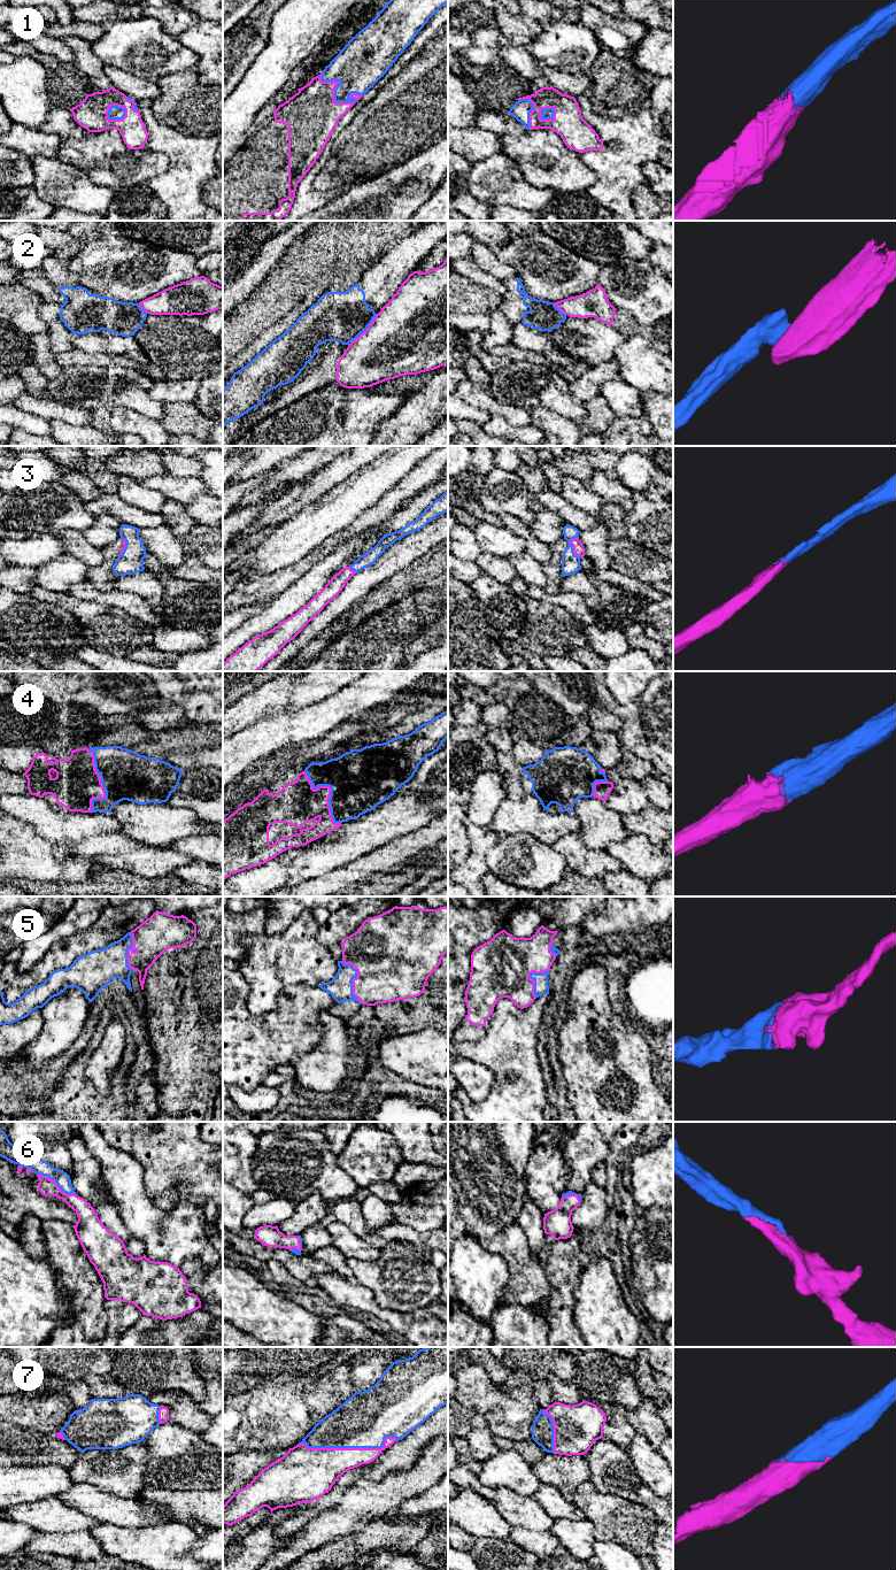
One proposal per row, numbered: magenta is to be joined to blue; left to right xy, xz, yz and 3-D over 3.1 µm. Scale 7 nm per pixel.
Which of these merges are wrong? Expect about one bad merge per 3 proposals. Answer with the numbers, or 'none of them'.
2

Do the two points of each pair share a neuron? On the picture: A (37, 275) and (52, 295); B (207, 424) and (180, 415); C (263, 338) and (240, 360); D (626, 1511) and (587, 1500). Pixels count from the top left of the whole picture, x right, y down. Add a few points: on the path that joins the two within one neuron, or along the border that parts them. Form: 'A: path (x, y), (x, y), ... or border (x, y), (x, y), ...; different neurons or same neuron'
A: path (37, 279), (47, 291); same neuron
B: path (200, 424), (187, 420); same neuron
C: path (259, 344), (246, 356); same neuron
D: path (617, 1511), (604, 1511), (596, 1507); same neuron

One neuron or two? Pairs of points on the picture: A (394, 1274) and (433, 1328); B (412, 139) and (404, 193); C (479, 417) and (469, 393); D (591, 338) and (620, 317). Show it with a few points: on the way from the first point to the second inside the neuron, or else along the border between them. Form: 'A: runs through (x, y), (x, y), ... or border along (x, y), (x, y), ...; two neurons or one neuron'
A: border along (425, 1307), (406, 1311), (392, 1310); two neurons
B: border along (433, 143), (387, 170); two neurons
C: border along (460, 397), (472, 406), (486, 410), (491, 416); two neurons
D: border along (612, 324), (626, 337); two neurons

